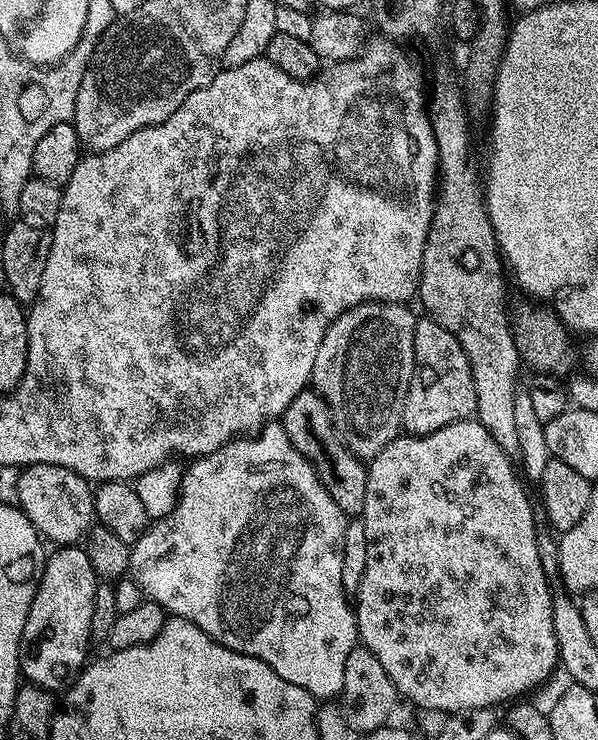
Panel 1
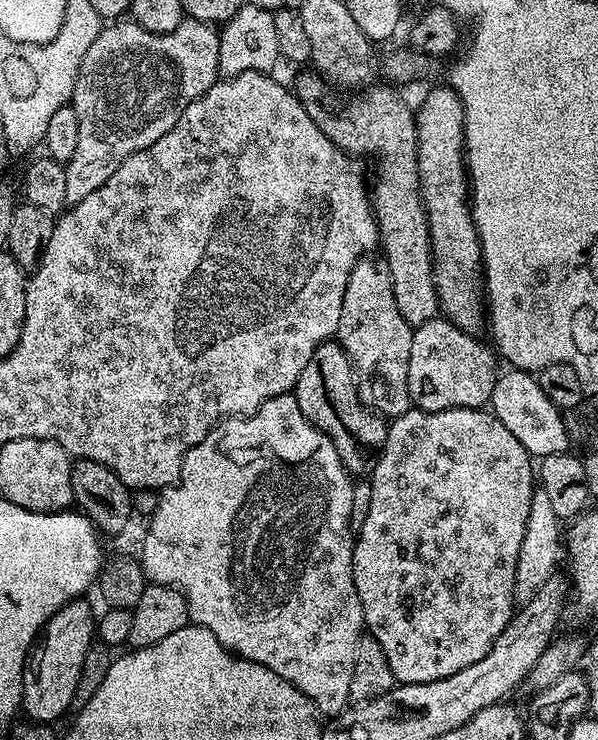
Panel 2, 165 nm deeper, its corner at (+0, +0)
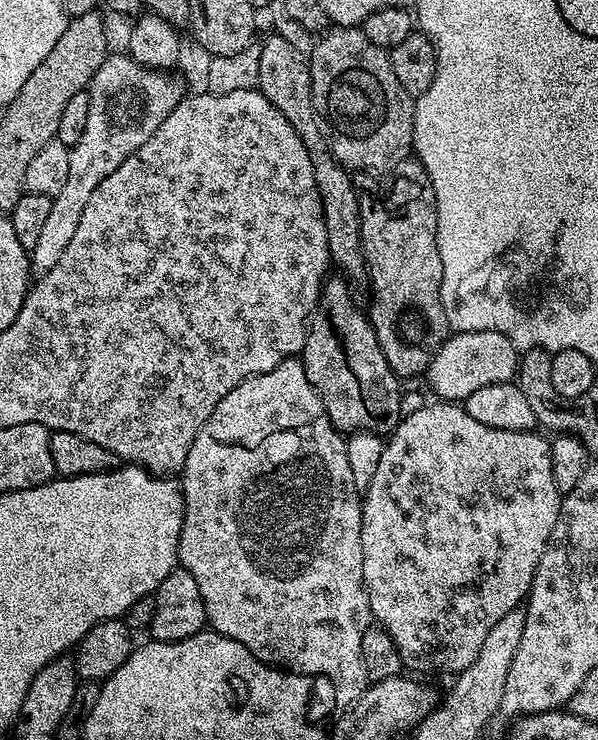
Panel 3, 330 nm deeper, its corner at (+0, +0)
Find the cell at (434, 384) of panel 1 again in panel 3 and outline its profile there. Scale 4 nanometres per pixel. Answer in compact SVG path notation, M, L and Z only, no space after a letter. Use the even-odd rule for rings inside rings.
M478 330L477 332L452 332L444 345L434 354L430 362L426 379L444 402L462 402L474 394L474 390L482 390L482 386L509 383L518 372L518 346L508 337L507 332L494 330Z

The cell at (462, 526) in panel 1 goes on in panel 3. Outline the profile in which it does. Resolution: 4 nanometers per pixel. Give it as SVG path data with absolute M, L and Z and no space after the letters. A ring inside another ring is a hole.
M435 402L436 404L428 404L425 408L416 408L412 413L405 415L401 419L400 425L392 431L391 436L387 437L384 449L382 450L382 458L378 462L378 470L374 474L374 478L370 482L368 488L362 492L362 578L364 579L364 589L368 595L370 602L370 610L372 611L373 621L379 627L384 628L390 634L390 638L394 638L394 646L398 646L398 654L402 658L404 668L410 670L413 668L416 672L452 672L458 674L462 670L466 670L466 666L470 666L470 662L474 662L474 658L478 658L478 650L482 650L482 642L486 642L486 634L490 634L490 629L499 622L502 617L509 612L511 608L519 608L525 603L526 597L532 591L532 579L538 570L538 562L542 558L542 554L548 545L550 534L554 530L554 522L558 522L558 514L560 513L560 501L562 494L558 490L558 486L554 486L554 466L550 466L550 440L547 435L541 434L539 431L515 432L514 430L502 430L494 426L482 426L482 422L478 422L475 418L470 418L470 414L456 402Z

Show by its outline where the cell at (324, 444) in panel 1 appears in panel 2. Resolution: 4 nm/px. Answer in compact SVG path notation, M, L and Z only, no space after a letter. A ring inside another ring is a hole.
M330 339L317 346L310 362L306 362L306 370L302 370L298 378L294 395L308 421L332 439L334 450L338 450L338 458L342 458L342 466L349 476L364 478L376 469L388 437L389 421L361 402L352 361L339 342Z

